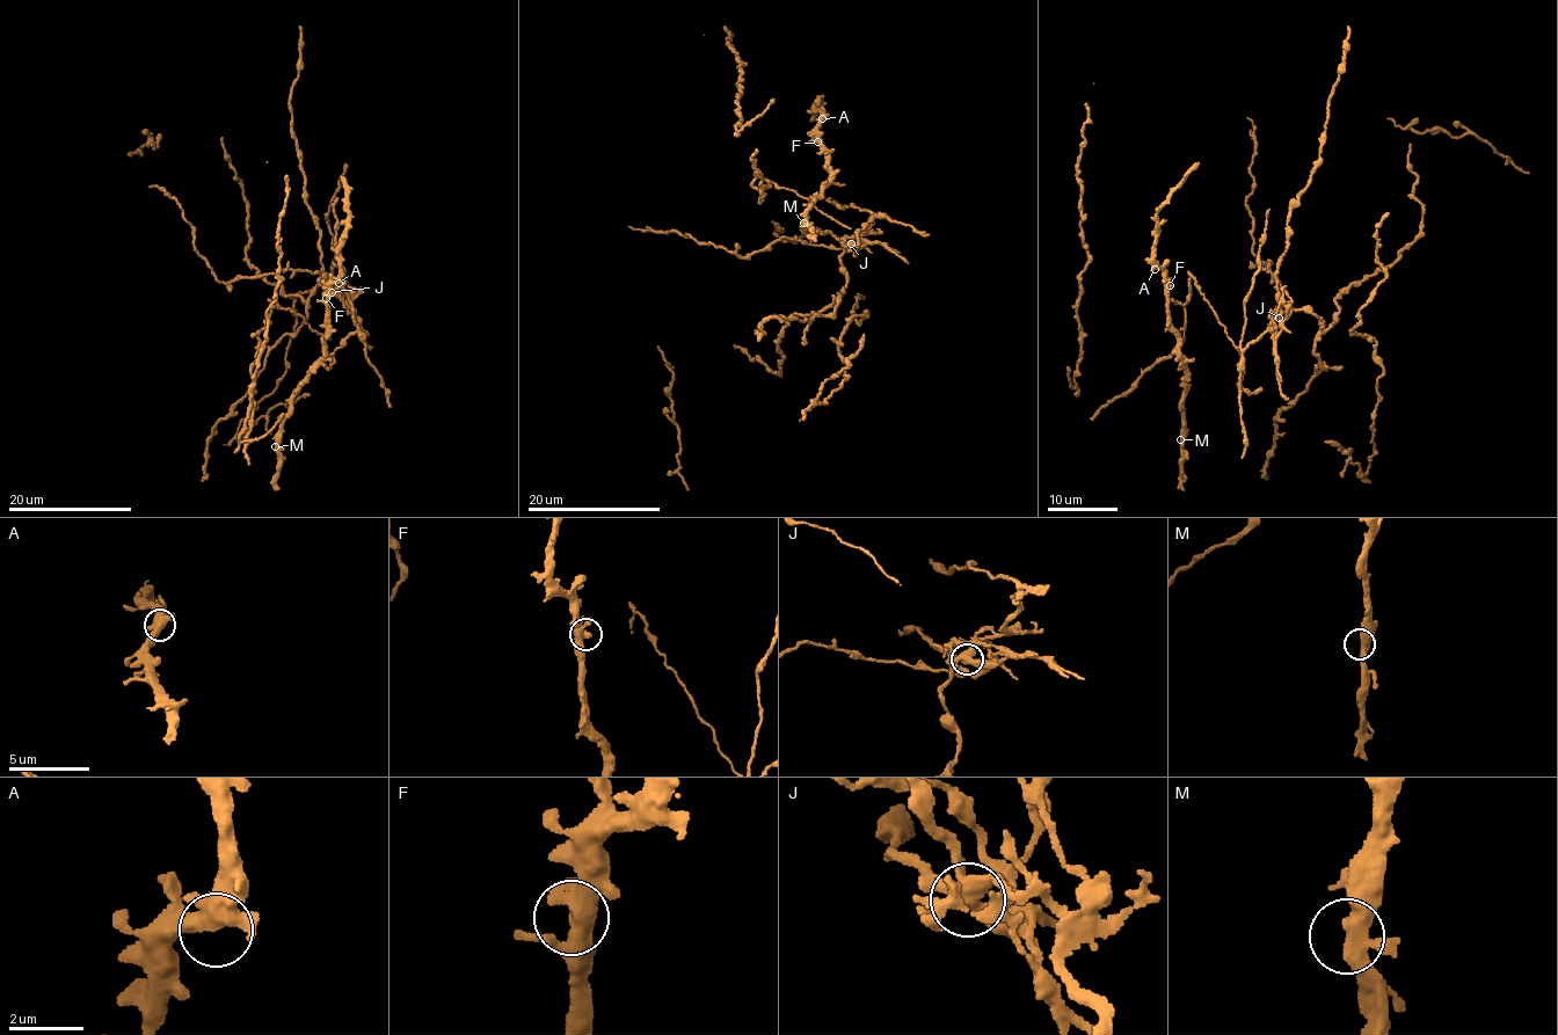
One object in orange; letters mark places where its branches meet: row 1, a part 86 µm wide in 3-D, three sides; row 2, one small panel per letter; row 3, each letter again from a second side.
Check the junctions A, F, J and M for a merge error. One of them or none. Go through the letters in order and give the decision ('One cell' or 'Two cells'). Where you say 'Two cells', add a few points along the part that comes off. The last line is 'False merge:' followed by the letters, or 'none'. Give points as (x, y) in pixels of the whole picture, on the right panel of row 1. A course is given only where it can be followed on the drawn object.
A: One cell
F: One cell
J: Two cells. Course of the part to remove: (1279, 318), (1291, 311), (1289, 297), (1253, 250), (1246, 202), (1256, 148), (1246, 117)
M: One cell
False merge: J

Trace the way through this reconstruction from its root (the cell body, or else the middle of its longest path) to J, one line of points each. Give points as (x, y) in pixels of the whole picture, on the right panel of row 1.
J: (1236, 348), (1244, 359), (1244, 371), (1243, 352), (1261, 337), (1274, 313), (1279, 318)

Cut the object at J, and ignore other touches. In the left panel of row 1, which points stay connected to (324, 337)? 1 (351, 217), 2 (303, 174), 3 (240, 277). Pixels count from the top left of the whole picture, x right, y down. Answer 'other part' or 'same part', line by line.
1: same part
2: other part
3: other part

